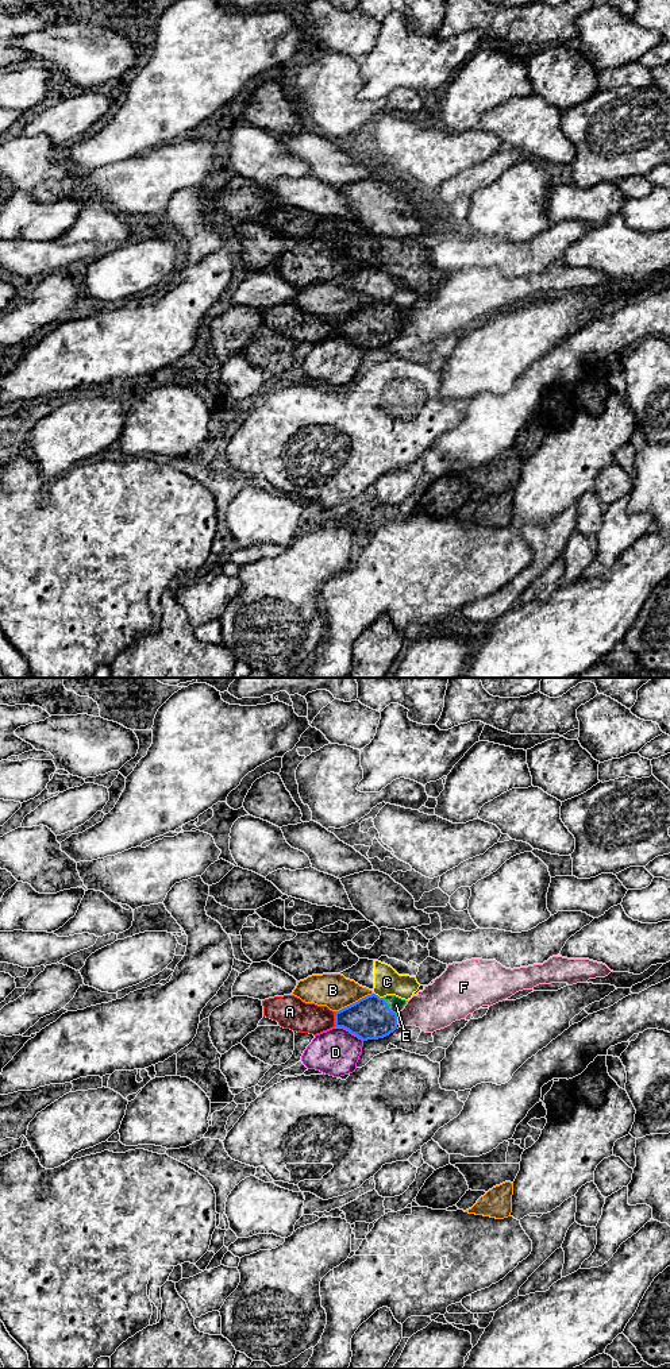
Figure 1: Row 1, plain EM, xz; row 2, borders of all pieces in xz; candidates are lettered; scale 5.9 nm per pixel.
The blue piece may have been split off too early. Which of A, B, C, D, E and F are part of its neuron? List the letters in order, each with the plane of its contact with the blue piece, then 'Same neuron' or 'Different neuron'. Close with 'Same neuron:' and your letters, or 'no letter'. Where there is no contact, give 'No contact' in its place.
A: Touches blue in xz. Different neuron
B: Touches blue in xz. Different neuron
C: Touches blue in xz. Different neuron
D: Touches blue in xz. Different neuron
E: Touches blue in xz. Same neuron
F: Touches blue in xz. Different neuron
Same neuron: E

